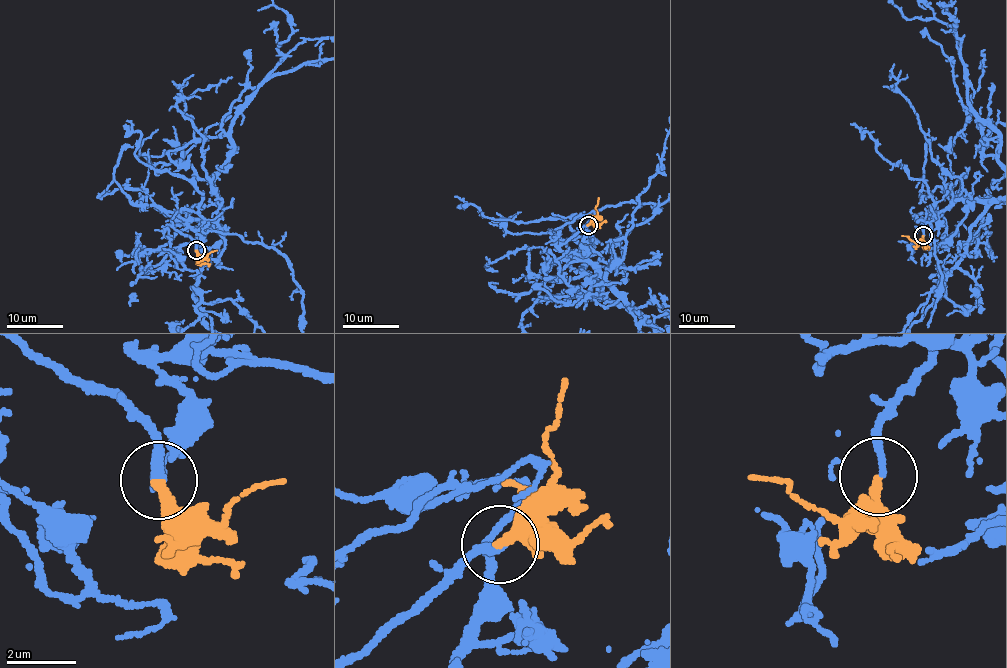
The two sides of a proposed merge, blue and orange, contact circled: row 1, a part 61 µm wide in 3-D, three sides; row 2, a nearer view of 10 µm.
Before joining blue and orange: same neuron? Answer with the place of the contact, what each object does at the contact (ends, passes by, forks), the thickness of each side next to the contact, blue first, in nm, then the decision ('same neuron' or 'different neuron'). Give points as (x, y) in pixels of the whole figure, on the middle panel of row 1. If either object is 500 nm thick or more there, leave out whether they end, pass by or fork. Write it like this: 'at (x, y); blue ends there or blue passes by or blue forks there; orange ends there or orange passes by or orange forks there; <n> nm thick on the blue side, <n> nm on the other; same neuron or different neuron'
at (588, 225); blue ends there; orange ends there; 240 nm thick on the blue side, 280 nm on the other; same neuron

